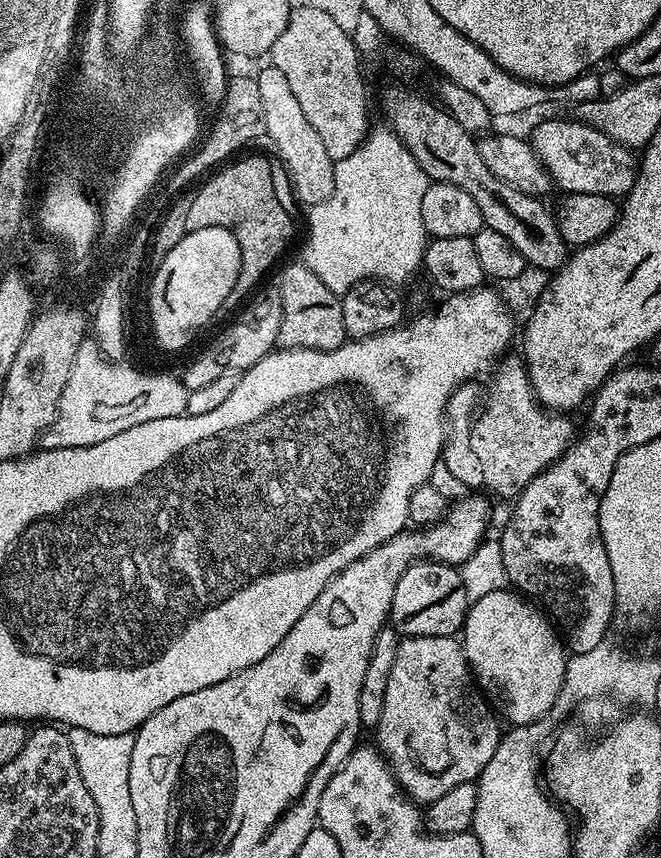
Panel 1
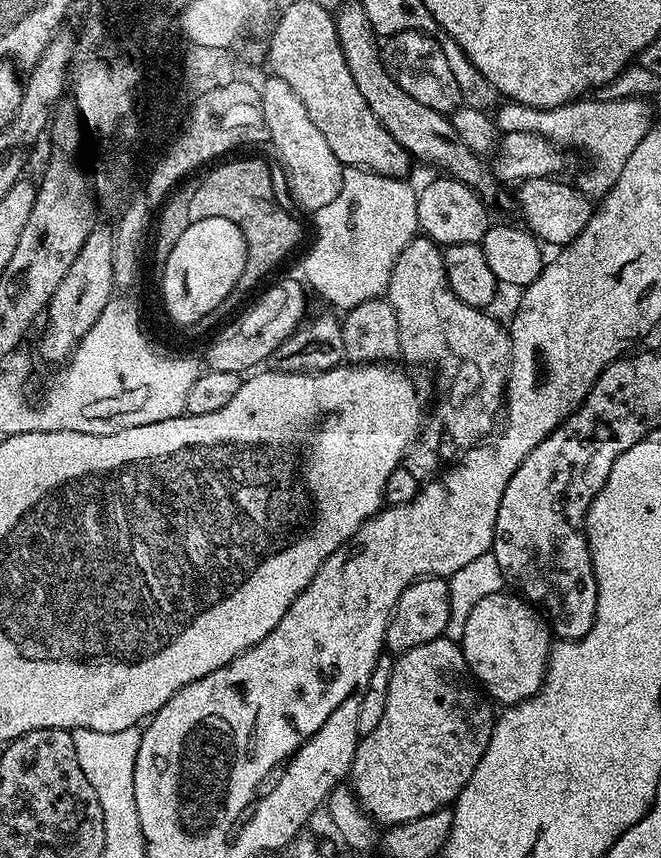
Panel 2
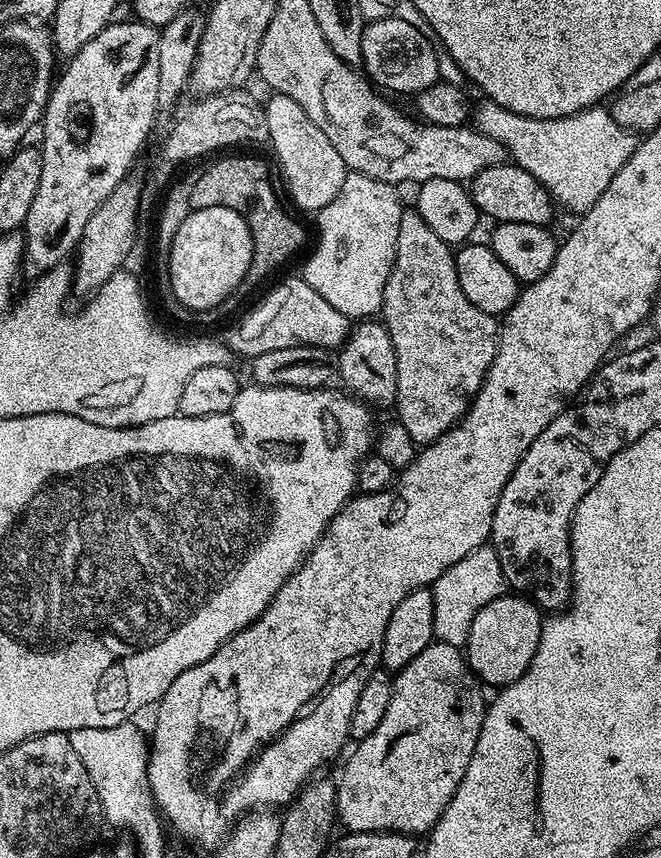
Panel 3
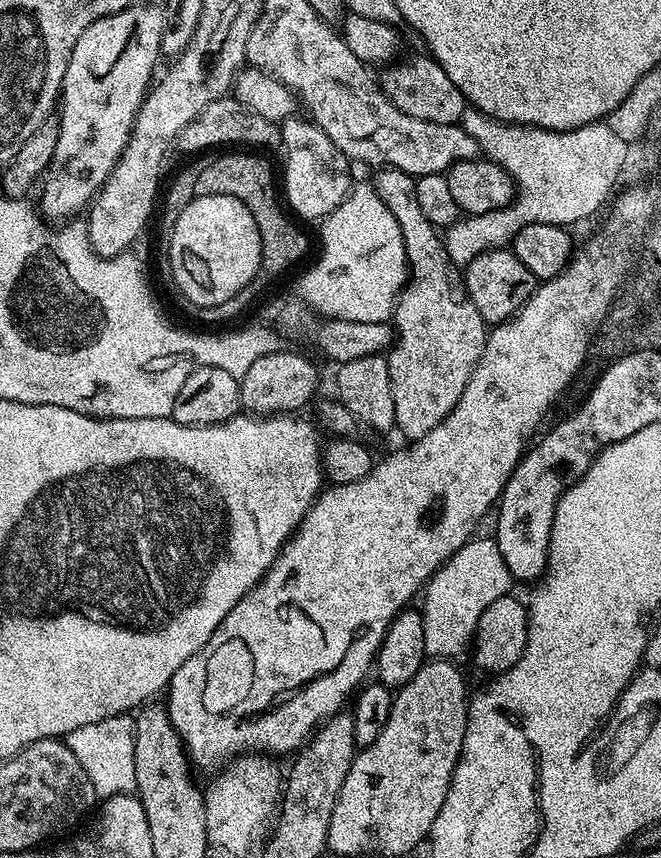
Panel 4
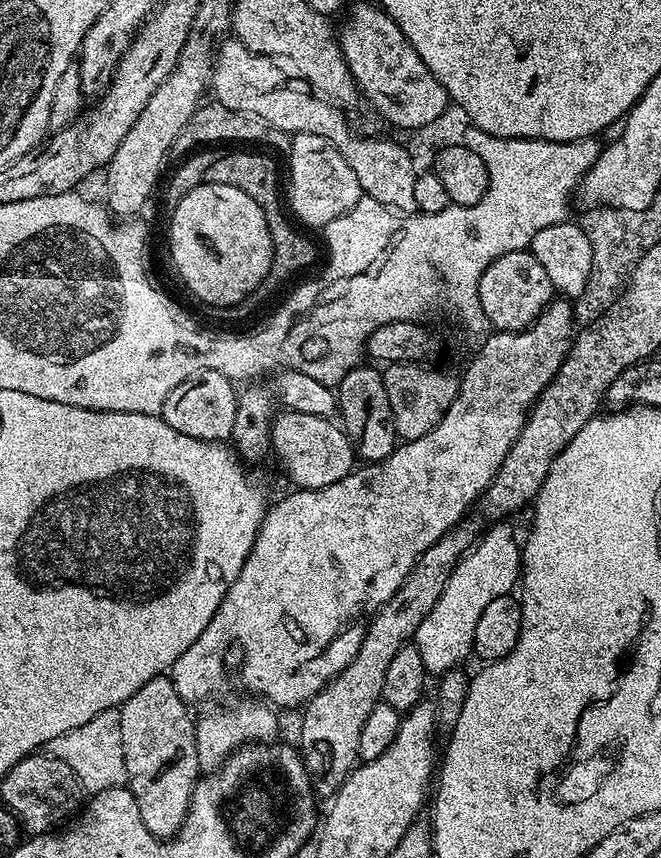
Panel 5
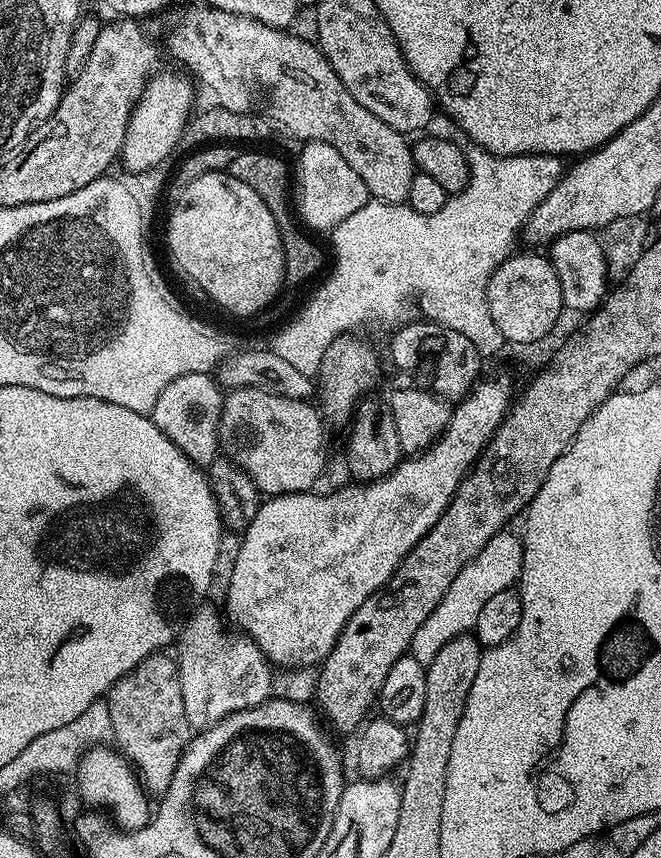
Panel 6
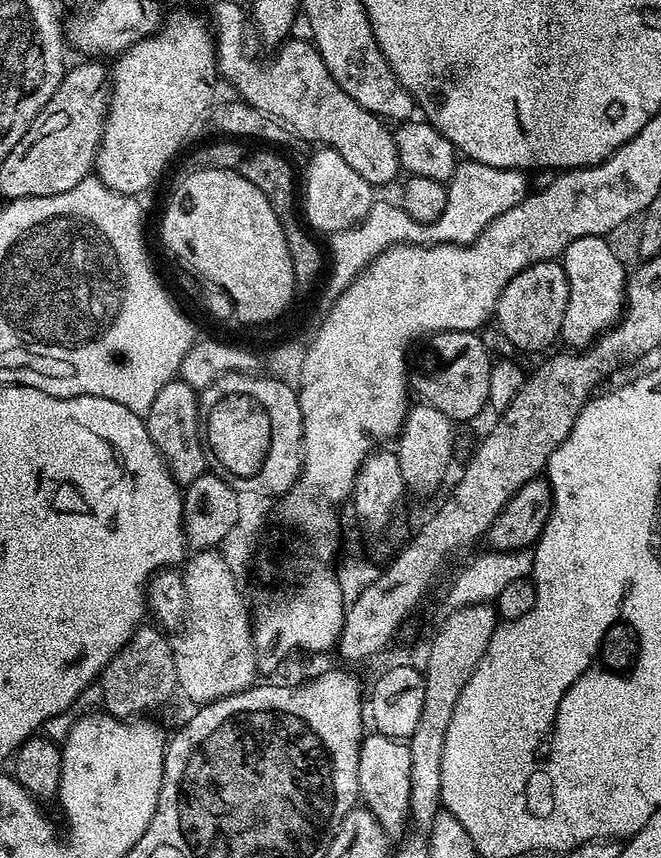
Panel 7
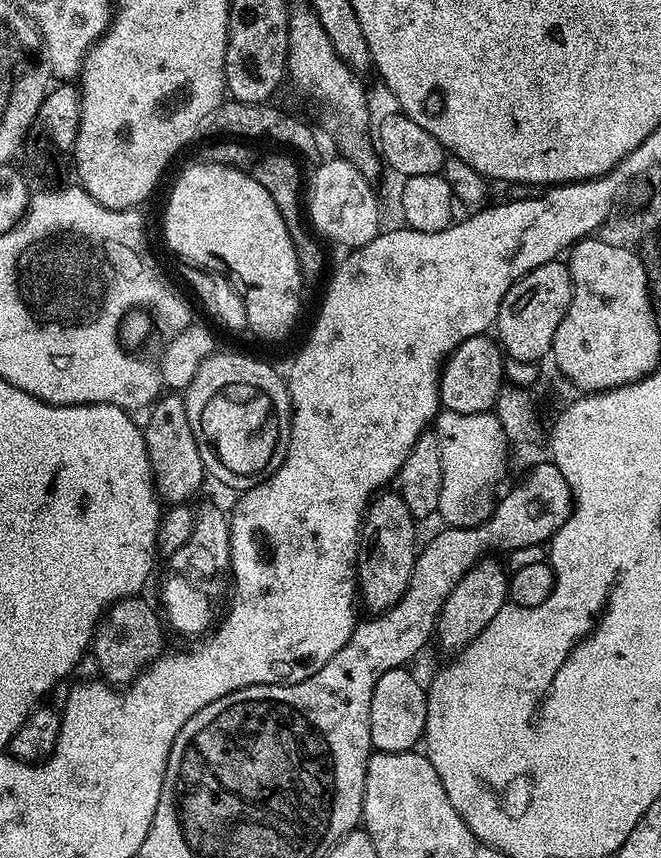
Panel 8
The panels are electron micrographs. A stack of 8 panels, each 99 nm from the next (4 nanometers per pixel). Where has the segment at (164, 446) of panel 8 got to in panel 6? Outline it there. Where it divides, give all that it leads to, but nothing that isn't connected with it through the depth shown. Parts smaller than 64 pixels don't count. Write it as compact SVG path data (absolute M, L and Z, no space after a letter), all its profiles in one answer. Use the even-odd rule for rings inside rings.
M206 372L182 374L158 394L150 419L186 458L201 466L214 463L221 455L220 446L220 411L224 405L225 393L216 382L215 375Z

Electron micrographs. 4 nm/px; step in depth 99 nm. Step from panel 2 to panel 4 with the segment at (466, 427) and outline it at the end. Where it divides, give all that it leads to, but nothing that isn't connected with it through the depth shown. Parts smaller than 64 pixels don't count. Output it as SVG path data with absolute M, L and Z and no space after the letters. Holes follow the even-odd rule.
M381 168L375 174L376 193L398 218L410 269L406 290L396 301L394 343L386 359L394 393L394 428L411 442L430 434L458 406L462 390L482 358L490 328L464 289L461 269L450 258L444 236L418 206L416 177L397 168Z

